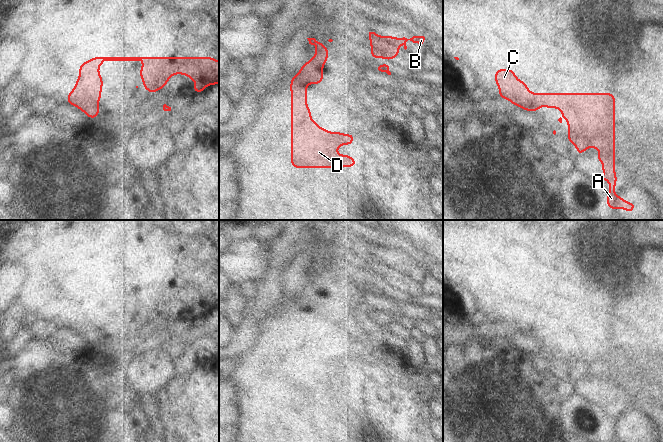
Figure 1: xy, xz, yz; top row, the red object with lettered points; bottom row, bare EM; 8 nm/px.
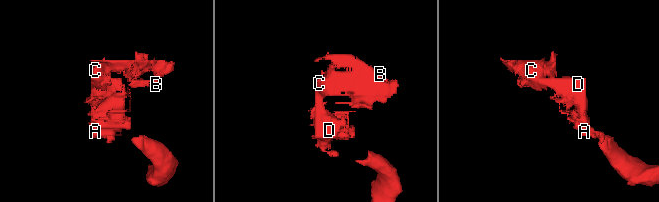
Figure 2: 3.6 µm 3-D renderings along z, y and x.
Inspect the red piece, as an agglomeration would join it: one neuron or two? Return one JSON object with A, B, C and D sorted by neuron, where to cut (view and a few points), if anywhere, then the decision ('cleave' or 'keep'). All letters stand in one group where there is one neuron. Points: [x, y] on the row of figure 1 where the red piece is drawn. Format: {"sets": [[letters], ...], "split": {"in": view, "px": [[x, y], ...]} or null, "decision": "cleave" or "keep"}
{"sets": [["A", "D"], ["B", "C"]], "split": {"in": "xy", "px": [[69, 93], [70, 98], [79, 107]]}, "decision": "cleave"}

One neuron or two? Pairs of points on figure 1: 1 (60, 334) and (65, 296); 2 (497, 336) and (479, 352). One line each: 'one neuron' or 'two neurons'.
1: two neurons
2: two neurons

